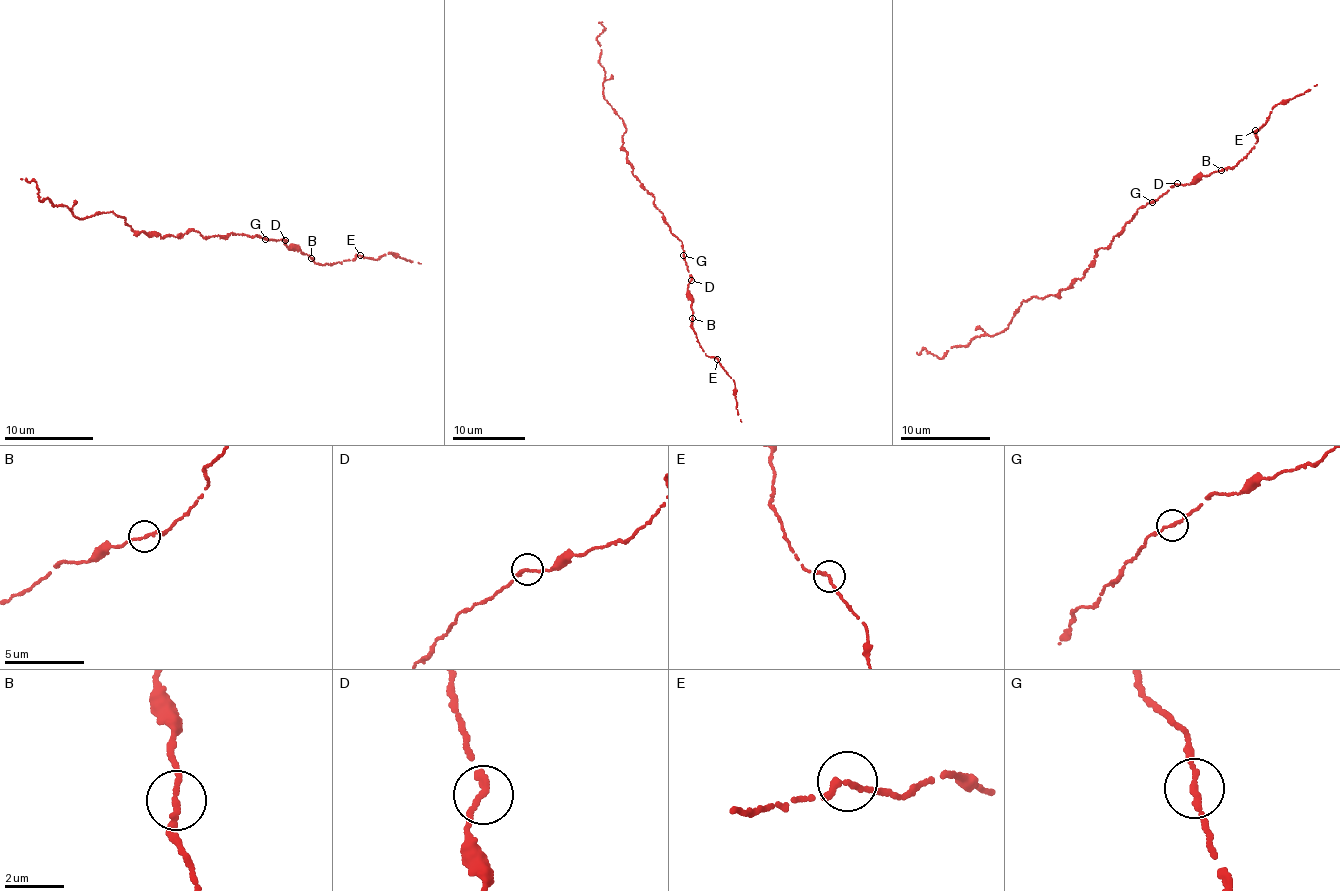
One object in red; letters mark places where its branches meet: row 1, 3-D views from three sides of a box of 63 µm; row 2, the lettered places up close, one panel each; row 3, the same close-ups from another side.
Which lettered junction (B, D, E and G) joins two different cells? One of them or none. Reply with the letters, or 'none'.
none

